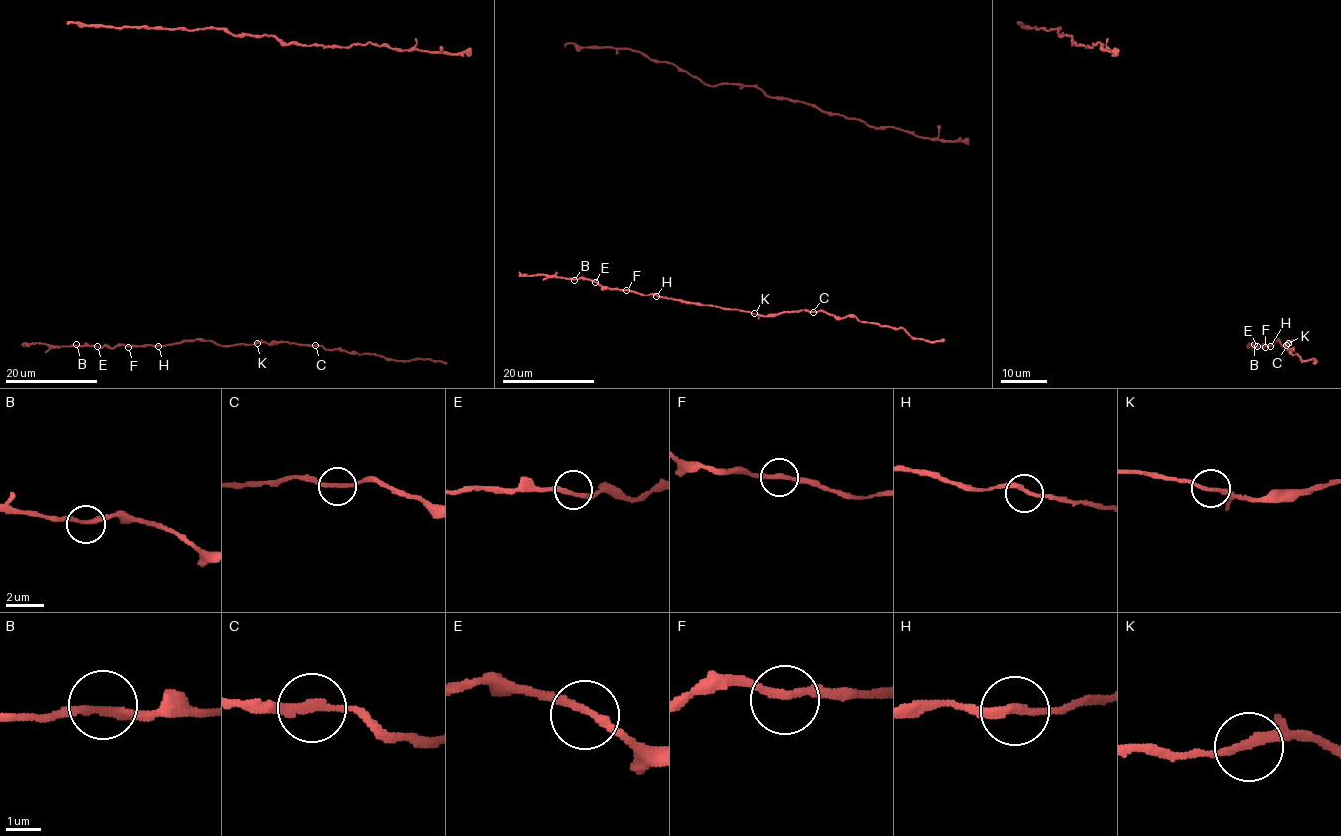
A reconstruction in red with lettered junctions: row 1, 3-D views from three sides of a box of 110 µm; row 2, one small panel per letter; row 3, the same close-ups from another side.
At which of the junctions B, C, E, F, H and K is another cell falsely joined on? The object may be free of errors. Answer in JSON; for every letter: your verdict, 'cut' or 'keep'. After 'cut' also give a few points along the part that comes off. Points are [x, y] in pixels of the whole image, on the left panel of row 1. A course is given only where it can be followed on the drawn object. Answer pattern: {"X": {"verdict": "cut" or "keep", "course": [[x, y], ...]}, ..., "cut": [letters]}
{"B": {"verdict": "keep"}, "C": {"verdict": "keep"}, "E": {"verdict": "keep"}, "F": {"verdict": "keep"}, "H": {"verdict": "keep"}, "K": {"verdict": "keep"}, "cut": []}

